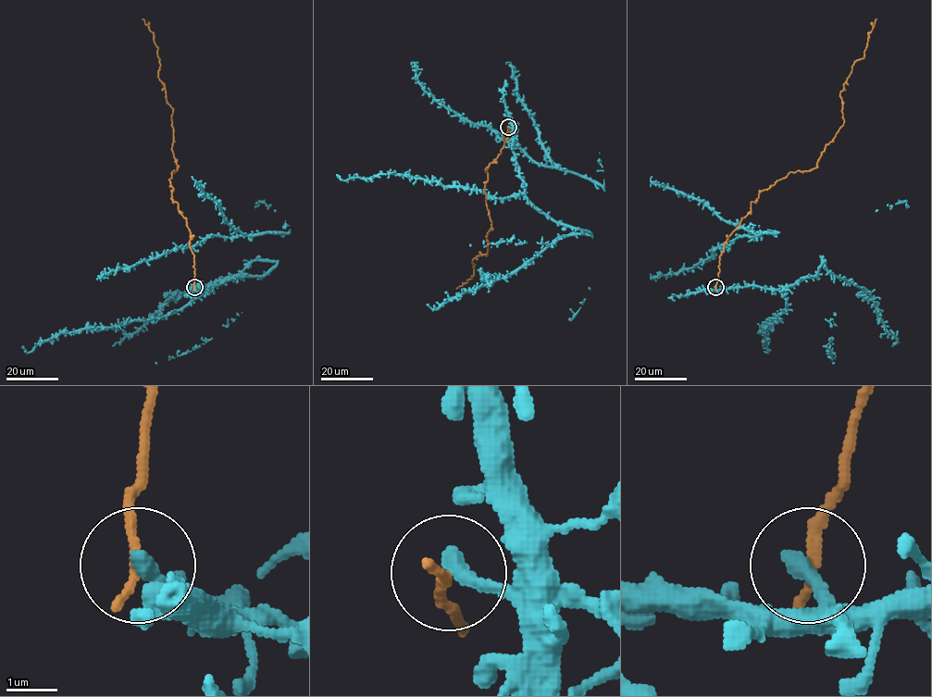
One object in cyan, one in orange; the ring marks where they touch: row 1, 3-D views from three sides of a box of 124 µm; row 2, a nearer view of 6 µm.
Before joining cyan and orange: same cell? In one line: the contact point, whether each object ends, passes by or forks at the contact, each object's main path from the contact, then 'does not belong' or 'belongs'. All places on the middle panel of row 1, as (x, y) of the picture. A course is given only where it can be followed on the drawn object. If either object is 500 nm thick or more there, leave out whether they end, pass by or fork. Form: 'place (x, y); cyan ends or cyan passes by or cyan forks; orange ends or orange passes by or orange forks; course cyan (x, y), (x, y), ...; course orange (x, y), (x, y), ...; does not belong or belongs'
place (508, 127); cyan ends; orange ends; course cyan (508, 127), (524, 195), (557, 221), (591, 234), (561, 236), (503, 278), (464, 291), (434, 309), (427, 304); course orange (508, 127), (501, 154), (486, 171), (487, 254), (472, 260), (472, 278), (456, 289); does not belong

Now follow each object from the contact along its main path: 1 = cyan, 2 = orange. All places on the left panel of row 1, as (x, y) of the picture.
1: (194, 287), (210, 289), (237, 278), (265, 275), (277, 262), (252, 260), (236, 275), (170, 299), (113, 345)
2: (194, 287), (190, 230), (172, 201), (169, 180), (178, 169), (173, 109), (157, 77), (154, 33), (142, 18)

